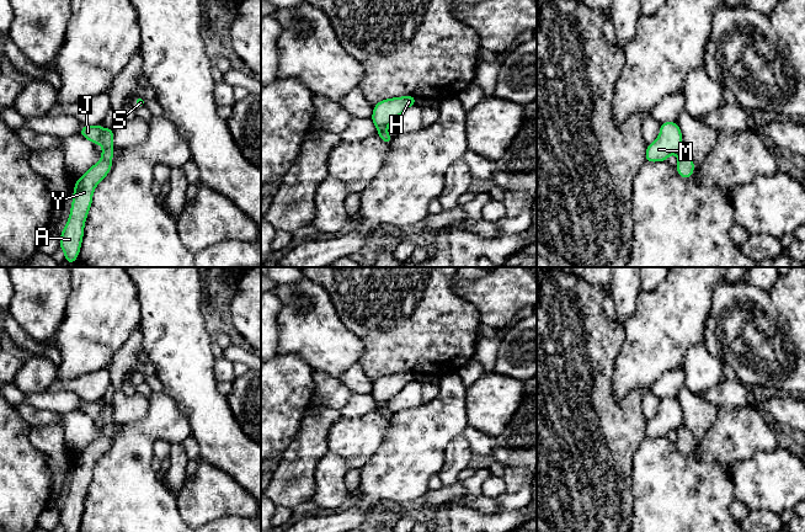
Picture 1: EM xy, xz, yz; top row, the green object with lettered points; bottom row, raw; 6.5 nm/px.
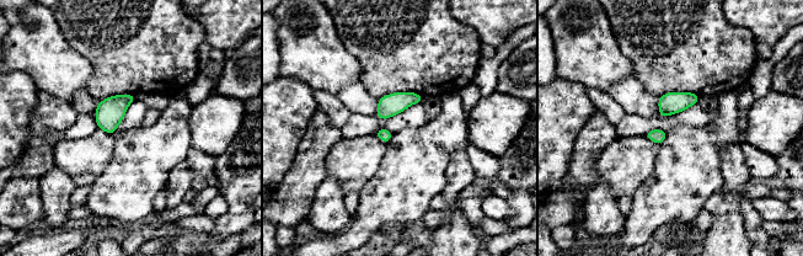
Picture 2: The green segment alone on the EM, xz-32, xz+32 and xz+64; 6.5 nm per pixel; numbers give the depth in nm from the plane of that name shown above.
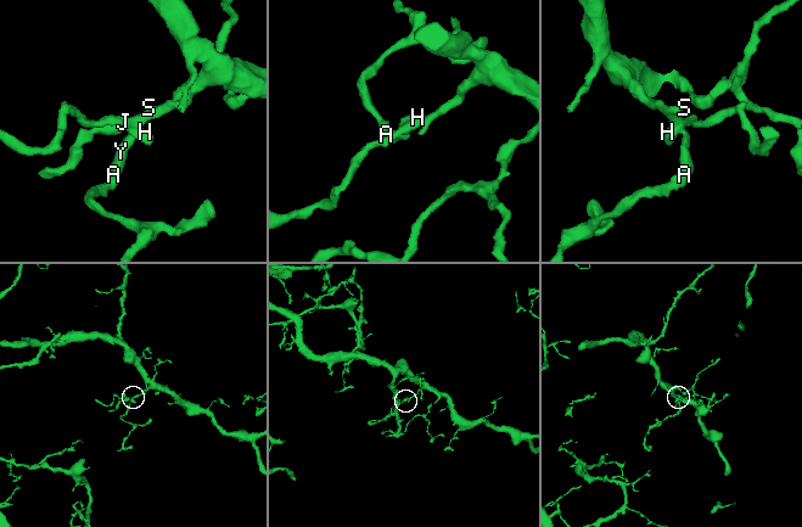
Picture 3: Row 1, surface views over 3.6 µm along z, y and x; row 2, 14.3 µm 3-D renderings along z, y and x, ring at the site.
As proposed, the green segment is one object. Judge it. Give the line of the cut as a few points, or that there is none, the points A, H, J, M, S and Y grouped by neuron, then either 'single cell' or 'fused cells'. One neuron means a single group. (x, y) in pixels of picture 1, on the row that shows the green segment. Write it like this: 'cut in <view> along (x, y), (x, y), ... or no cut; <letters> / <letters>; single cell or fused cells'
cut in xy along (104, 149), (112, 150); A Y / H J M S; fused cells

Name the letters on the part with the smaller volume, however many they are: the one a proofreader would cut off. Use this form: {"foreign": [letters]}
{"foreign": ["A", "Y"]}

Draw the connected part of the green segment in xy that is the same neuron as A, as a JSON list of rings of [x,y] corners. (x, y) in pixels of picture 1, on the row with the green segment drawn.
[[[103,150],[100,161],[75,181],[70,216],[60,233],[60,250],[65,254],[65,261],[69,264],[74,264],[79,256],[94,191],[111,171],[112,158],[113,150]]]

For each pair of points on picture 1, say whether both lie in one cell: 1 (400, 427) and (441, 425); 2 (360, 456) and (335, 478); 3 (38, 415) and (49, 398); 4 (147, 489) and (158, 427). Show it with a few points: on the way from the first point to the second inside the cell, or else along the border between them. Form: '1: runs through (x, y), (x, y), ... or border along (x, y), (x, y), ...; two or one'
1: runs through (410, 427), (431, 427); one
2: border along (329, 450), (339, 455), (348, 469); two
3: border along (25, 402), (33, 407), (62, 414); two
4: runs through (143, 474), (143, 442); one

